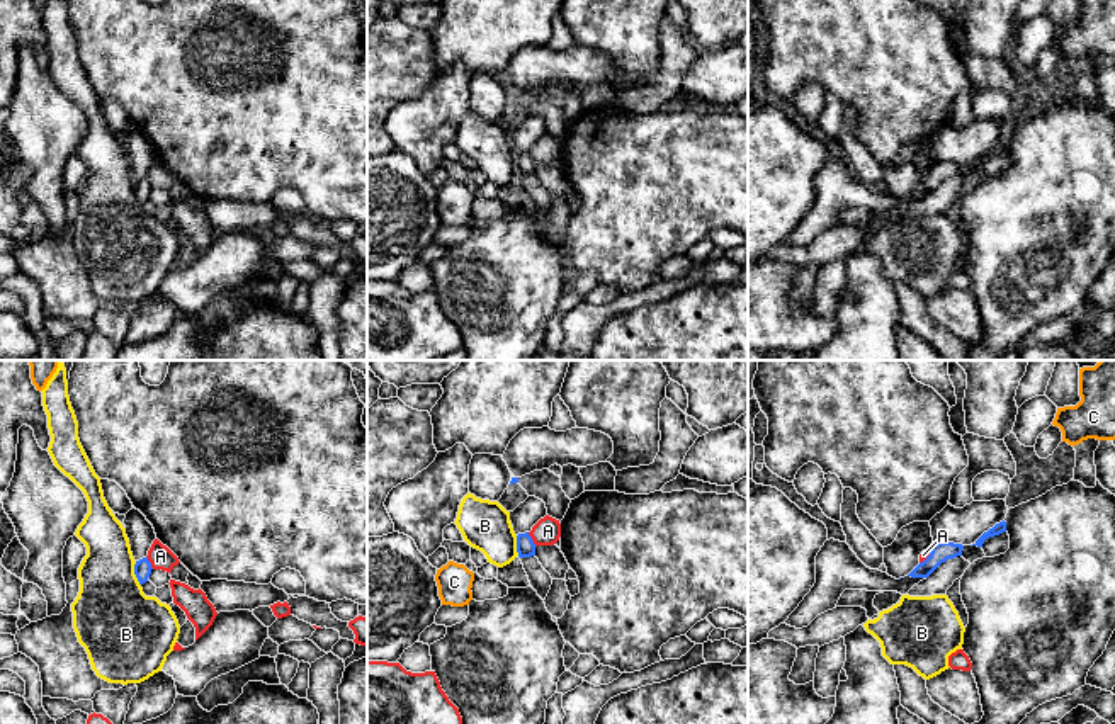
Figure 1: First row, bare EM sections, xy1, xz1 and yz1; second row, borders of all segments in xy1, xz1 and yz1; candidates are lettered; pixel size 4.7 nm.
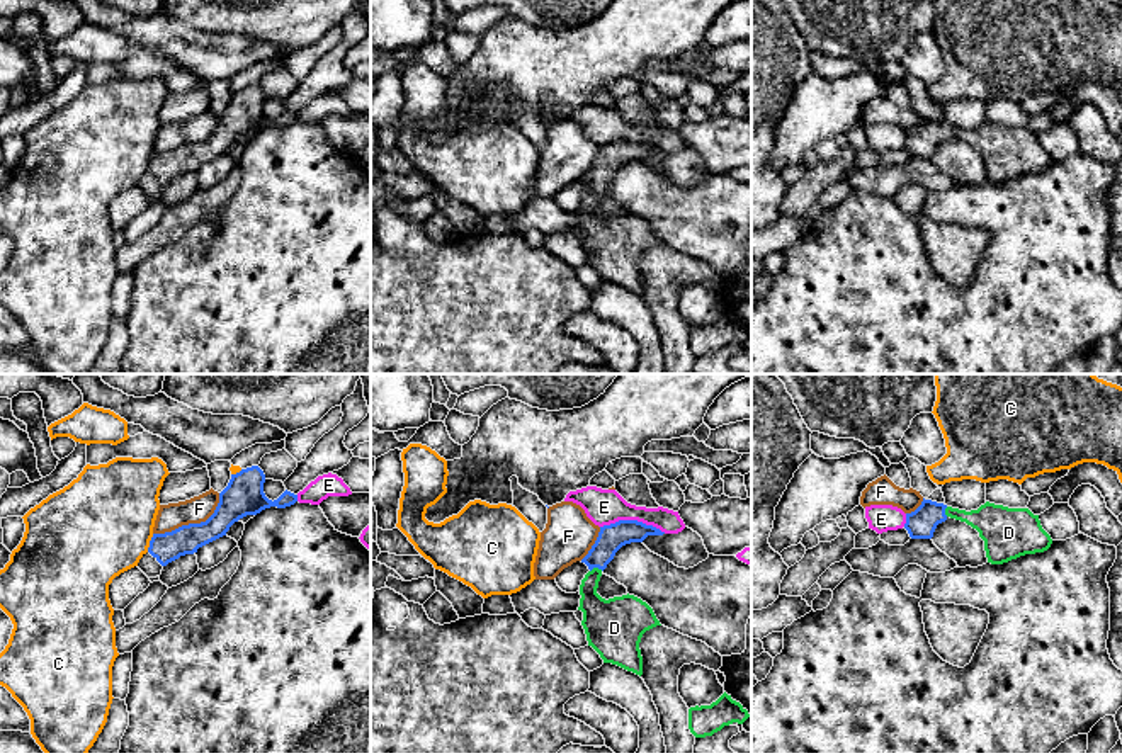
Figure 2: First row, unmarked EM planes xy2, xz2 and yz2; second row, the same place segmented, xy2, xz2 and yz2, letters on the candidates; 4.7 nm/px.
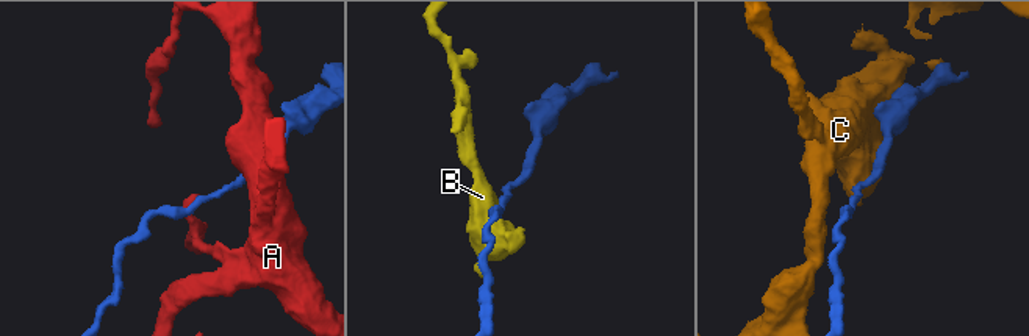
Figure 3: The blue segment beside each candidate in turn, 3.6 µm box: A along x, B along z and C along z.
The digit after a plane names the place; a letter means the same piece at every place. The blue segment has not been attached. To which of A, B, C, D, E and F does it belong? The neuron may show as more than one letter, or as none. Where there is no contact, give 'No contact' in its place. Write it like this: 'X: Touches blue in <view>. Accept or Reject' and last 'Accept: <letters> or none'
A: Touches blue in xz1. Reject
B: Touches blue in xy1. Reject
C: Touches blue in xy2. Reject
D: Touches blue in xz2. Accept
E: Touches blue in xz2. Reject
F: Touches blue in xy2. Reject
Accept: D

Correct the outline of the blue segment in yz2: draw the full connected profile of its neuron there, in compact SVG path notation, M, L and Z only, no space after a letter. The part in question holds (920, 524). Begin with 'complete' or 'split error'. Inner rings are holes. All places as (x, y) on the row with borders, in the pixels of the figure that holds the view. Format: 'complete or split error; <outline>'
split error; M932 500L906 513L904 529L911 539L932 539L947 518L966 522L984 541L988 563L1003 564L1025 554L1044 552L1052 539L1042 529L1039 515L1028 508L1008 508L986 501L978 510L959 510Z

